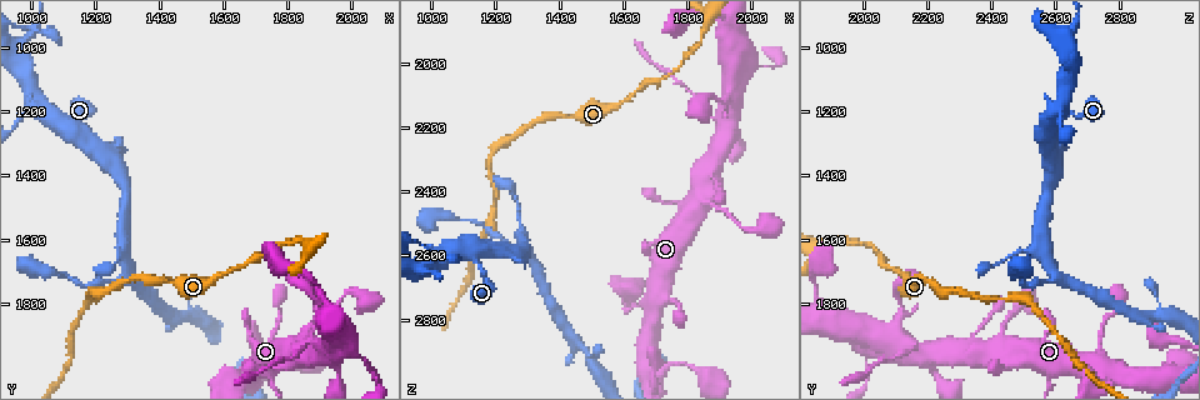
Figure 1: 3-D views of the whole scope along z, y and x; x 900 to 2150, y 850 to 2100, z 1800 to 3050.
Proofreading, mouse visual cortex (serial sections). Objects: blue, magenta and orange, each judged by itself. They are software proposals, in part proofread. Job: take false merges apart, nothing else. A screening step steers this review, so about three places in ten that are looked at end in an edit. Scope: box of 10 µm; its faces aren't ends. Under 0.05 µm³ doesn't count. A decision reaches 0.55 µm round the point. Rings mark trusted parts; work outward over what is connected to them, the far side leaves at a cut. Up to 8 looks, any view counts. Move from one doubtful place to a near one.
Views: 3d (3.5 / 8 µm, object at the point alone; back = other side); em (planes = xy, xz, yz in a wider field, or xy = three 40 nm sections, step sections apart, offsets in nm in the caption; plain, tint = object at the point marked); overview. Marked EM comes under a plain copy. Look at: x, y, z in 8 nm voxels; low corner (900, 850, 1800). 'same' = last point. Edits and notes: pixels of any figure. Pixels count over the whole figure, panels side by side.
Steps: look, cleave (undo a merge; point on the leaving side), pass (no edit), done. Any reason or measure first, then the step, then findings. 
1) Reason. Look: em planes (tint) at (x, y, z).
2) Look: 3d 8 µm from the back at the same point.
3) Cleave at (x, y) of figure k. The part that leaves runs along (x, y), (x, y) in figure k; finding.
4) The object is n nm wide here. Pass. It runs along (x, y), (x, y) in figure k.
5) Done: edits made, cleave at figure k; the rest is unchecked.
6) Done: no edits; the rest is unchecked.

Side arm on a straight run. Look: 3d 3.5 µm at (1860, 1610, 1900).

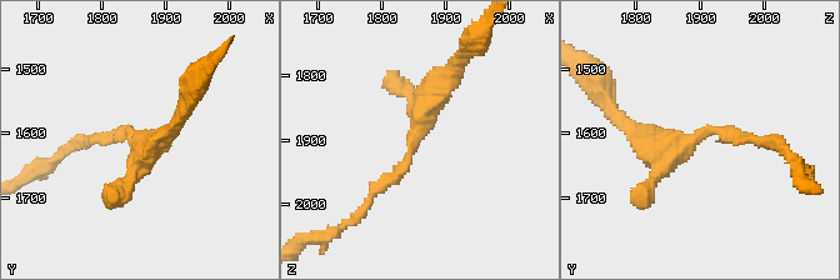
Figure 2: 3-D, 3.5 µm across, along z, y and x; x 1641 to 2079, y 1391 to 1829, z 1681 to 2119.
3 arms meet here; the arms are 150, 250, 300 nm wide. Look: em xy step 1 (tint) at (1850, 1605, 1900).

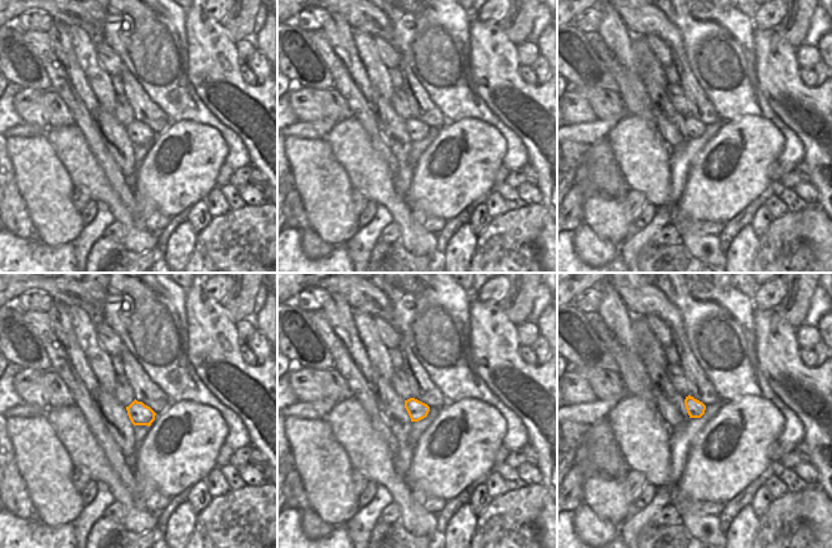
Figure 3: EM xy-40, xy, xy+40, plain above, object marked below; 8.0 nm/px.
Pass. It runs along (368, 205), (406, 164), (421, 113), (449, 80) in figure 2; all the same cell.

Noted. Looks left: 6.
Sharp bend. Look: 3d 3.5 µm at (1930, 1840, 1880).

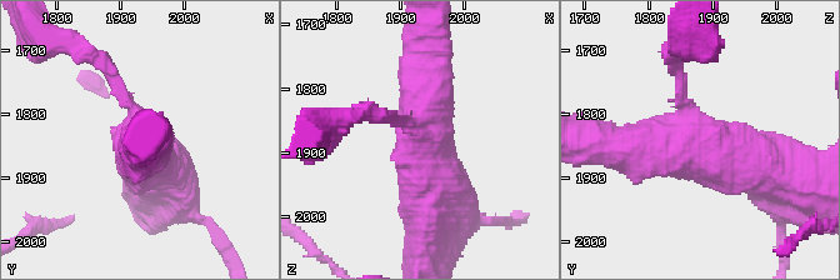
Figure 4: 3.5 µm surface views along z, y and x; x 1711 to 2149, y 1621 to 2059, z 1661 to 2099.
Look: em planes (tint) at (1930, 1845, 1880).

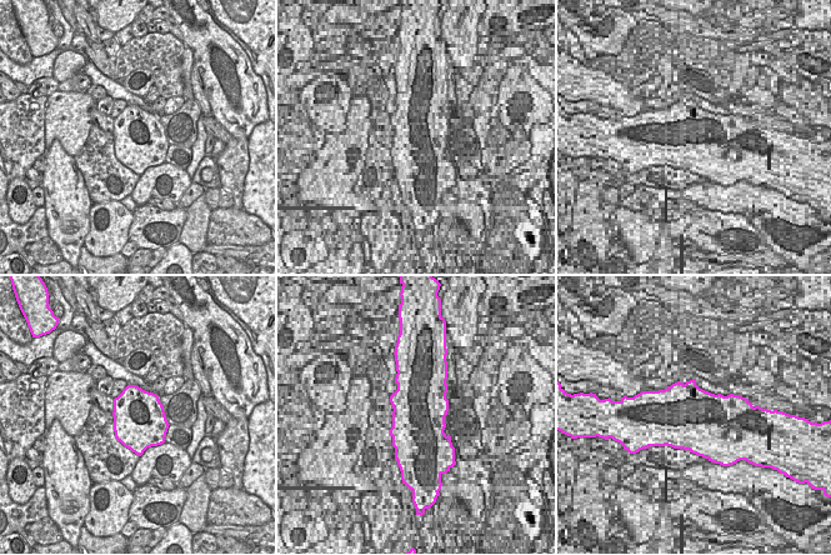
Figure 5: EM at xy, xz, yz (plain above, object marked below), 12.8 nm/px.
Another direction. Look: em xy step 3 (tint) at the same point.

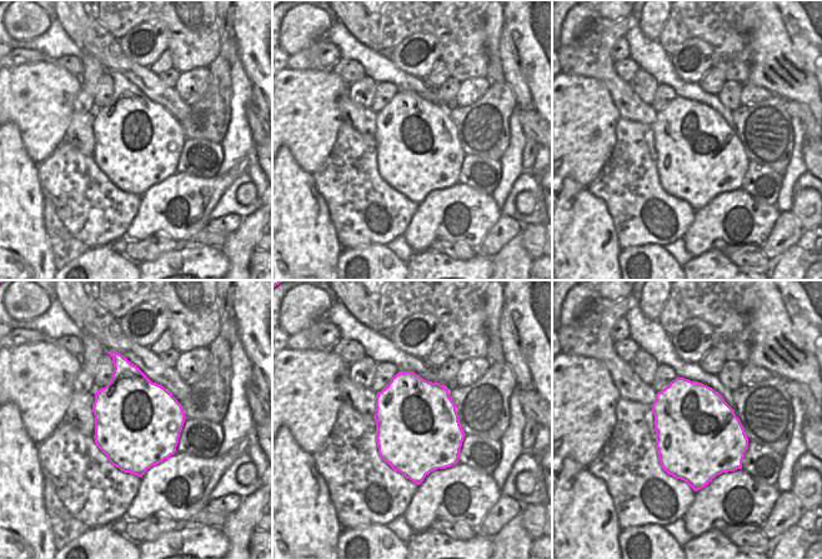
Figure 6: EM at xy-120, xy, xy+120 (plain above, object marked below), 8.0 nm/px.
Pass. It runs along (775, 169), (710, 153), (675, 73) in figure 4; all the same cell.

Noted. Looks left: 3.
Sudden change in width. Look: 3d 3.5 µm at (1850, 1940, 2150).

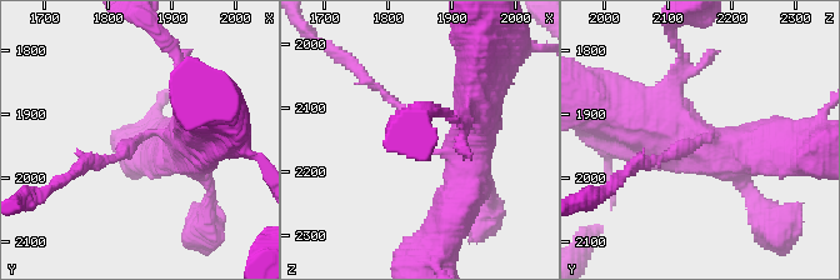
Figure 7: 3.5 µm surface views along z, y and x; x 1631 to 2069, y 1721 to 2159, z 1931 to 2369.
Look: em planes (tint) at (1850, 1935, 2150).

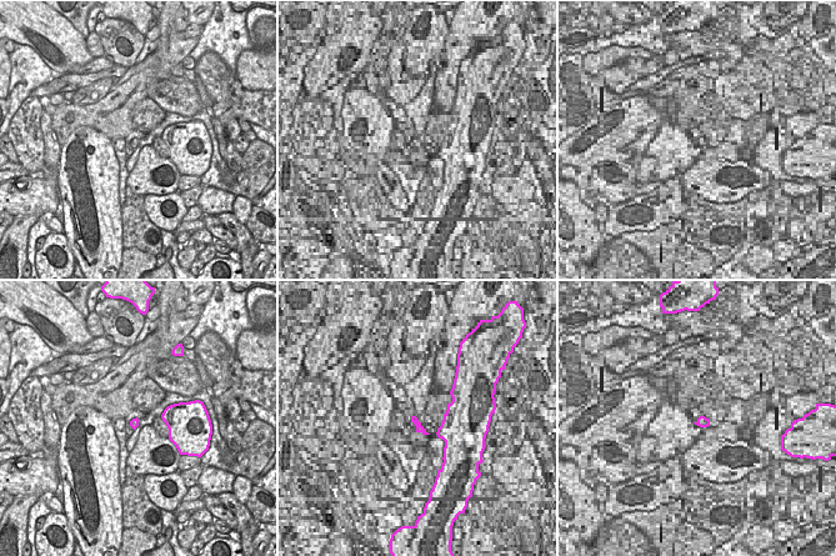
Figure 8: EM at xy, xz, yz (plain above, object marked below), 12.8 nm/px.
Cleave at (114, 158) of figure 7. The part that leaves runs along (136, 139), (64, 178) in figure 7; two cells meet here.

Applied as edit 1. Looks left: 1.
Done: edits made, cleave at figure 7; the rest is unchecked.

